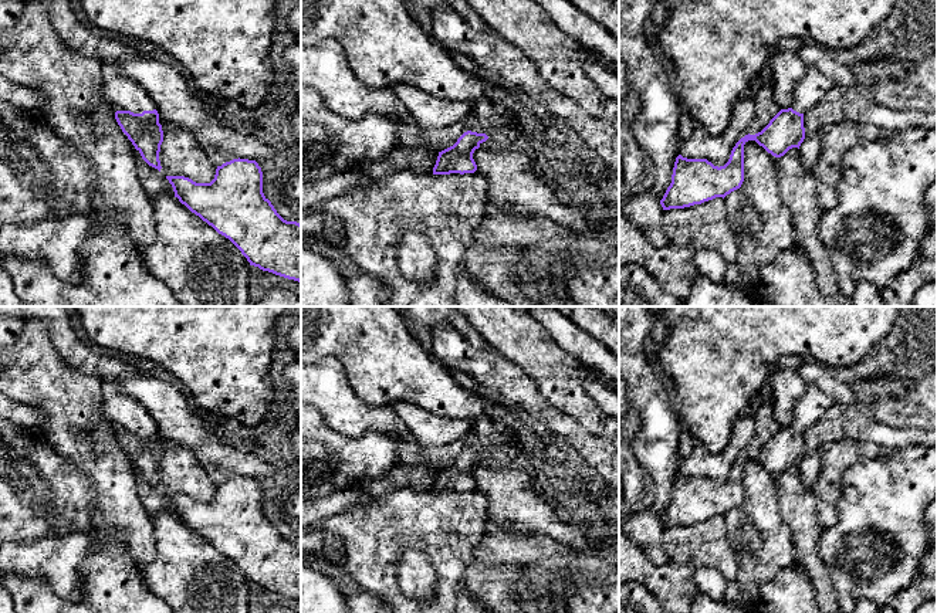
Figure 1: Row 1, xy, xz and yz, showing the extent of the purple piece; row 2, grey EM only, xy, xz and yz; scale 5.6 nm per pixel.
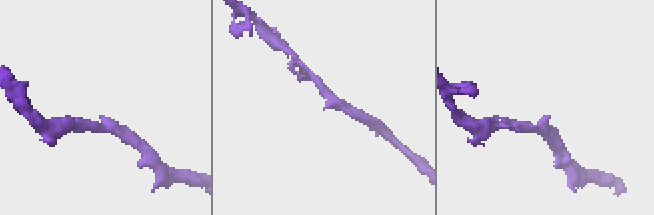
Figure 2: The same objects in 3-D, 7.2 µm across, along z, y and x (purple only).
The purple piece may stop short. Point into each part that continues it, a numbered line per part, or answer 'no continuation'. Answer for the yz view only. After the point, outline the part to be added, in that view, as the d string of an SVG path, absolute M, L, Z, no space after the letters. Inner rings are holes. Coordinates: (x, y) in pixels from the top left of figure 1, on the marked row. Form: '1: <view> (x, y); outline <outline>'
1: yz (814, 85); outline M808 67L801 85L795 89L795 99L791 108L799 114L805 114L813 105L816 105L821 98L835 87L833 81L823 75L813 67Z

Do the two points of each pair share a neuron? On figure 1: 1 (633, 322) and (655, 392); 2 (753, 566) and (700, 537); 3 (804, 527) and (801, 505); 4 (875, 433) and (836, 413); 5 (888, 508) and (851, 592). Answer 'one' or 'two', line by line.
1: one
2: two
3: one
4: one
5: one

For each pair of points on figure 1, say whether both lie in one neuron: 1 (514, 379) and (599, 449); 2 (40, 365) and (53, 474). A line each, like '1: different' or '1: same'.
1: same
2: different

